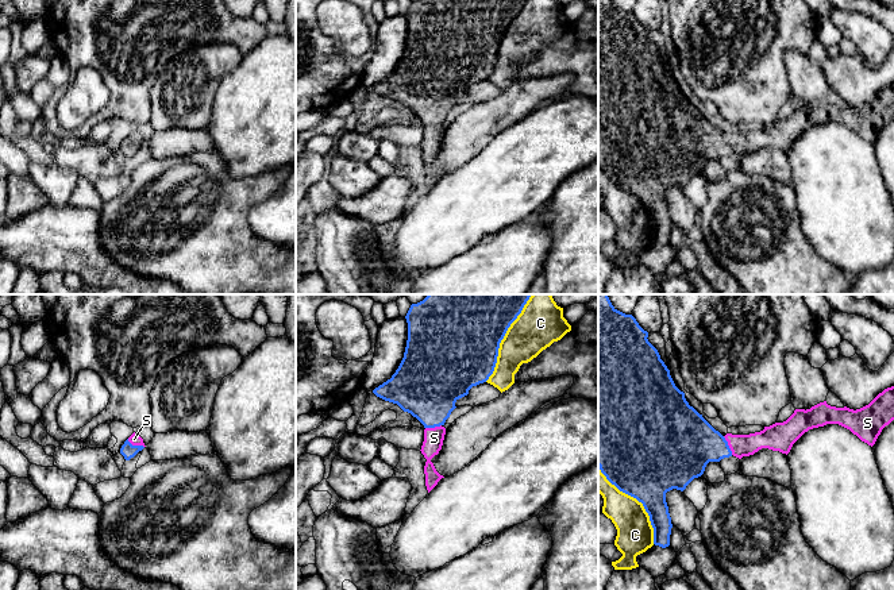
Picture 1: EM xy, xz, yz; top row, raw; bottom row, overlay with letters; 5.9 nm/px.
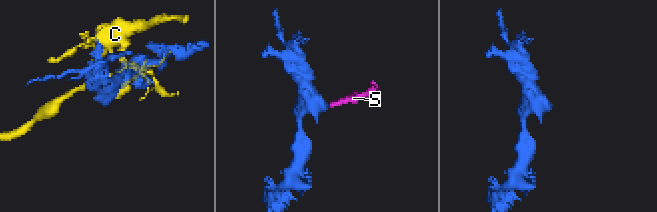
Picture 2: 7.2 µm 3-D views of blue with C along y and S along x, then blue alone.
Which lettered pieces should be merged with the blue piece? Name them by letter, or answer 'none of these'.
S

